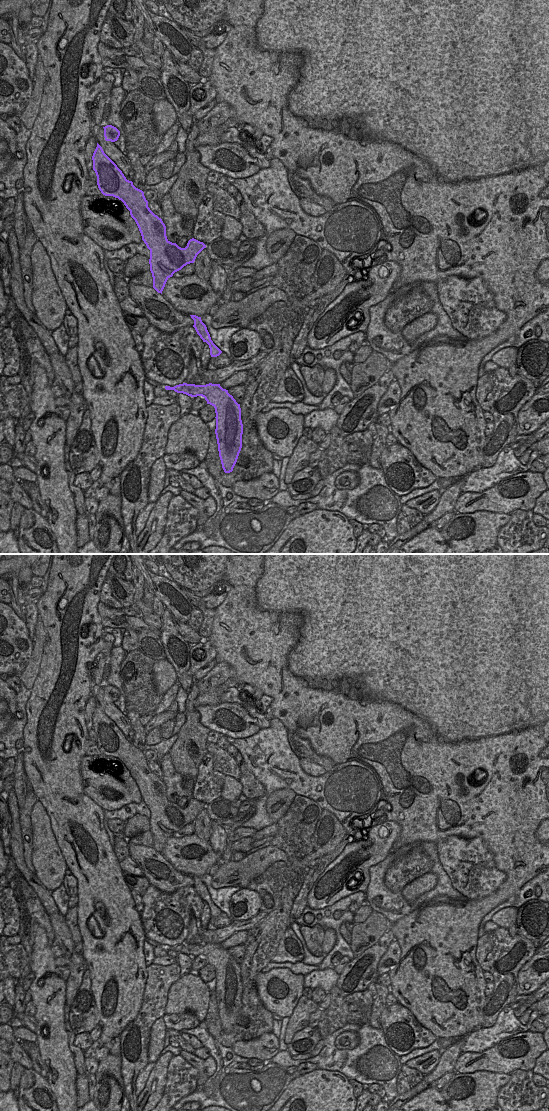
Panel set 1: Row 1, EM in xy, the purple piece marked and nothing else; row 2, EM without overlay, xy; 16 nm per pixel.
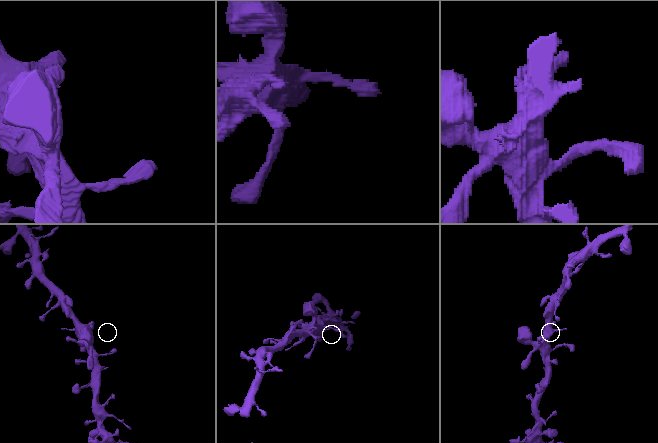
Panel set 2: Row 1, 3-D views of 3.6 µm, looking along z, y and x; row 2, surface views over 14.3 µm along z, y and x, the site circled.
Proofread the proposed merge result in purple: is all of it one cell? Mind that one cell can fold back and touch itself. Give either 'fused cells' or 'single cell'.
single cell

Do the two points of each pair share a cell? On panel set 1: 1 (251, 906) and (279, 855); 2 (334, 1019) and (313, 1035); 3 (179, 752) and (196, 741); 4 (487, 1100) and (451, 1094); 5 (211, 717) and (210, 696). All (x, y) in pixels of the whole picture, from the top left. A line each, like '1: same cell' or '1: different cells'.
1: different cells
2: different cells
3: same cell
4: same cell
5: different cells

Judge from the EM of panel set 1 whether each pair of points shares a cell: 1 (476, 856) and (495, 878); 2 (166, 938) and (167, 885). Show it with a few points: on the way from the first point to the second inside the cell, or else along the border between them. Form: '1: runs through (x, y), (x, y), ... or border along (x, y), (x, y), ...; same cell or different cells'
1: runs through (477, 862), (489, 874); same cell
2: border along (150, 884), (166, 892), (190, 886); different cells

